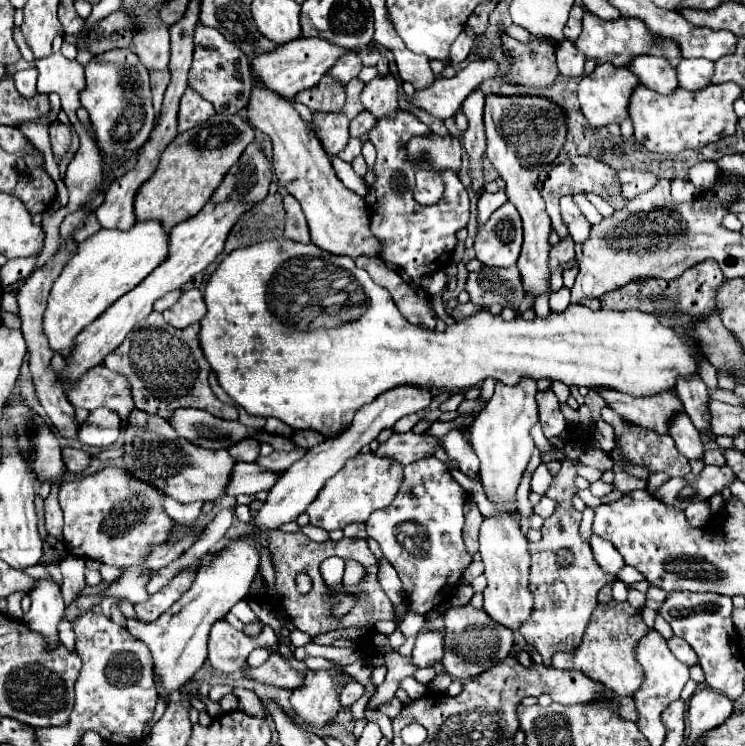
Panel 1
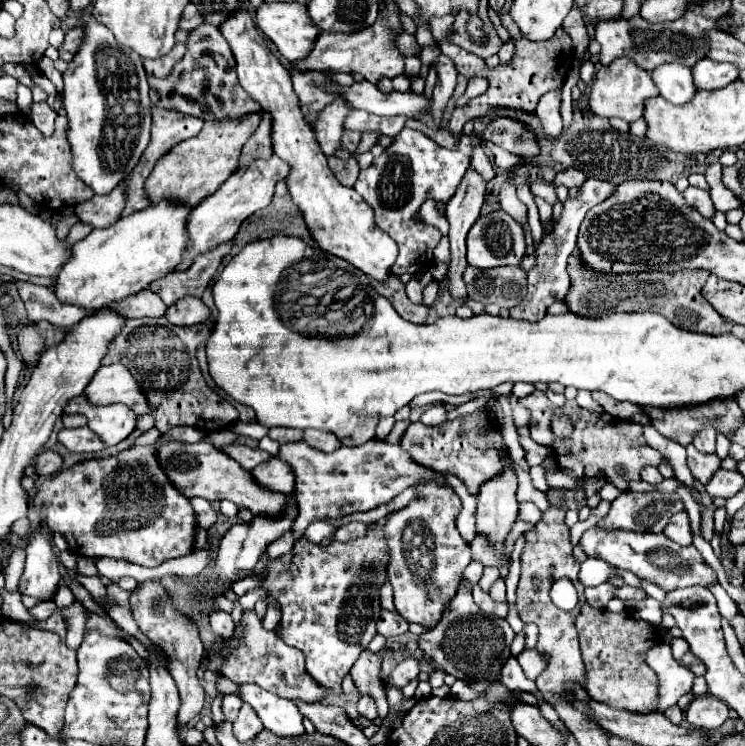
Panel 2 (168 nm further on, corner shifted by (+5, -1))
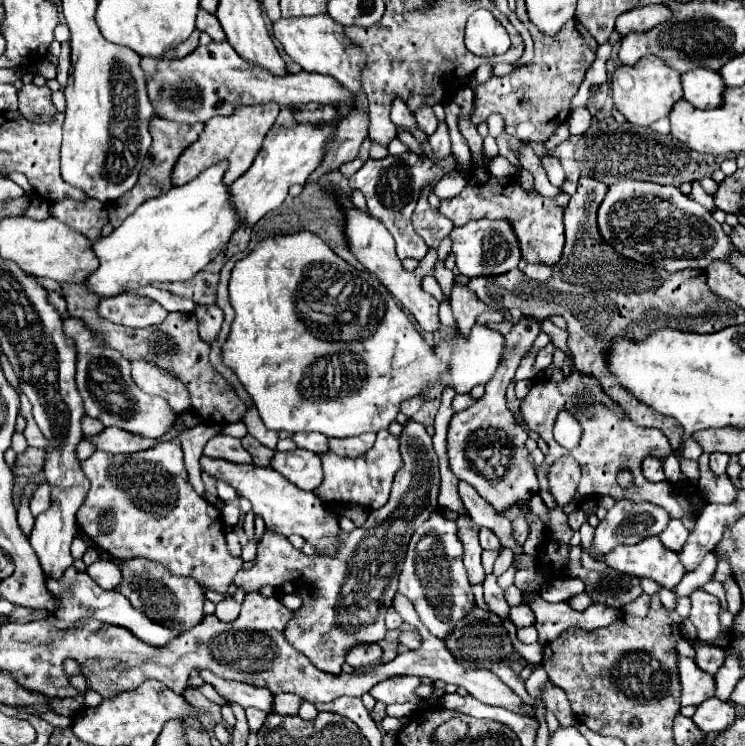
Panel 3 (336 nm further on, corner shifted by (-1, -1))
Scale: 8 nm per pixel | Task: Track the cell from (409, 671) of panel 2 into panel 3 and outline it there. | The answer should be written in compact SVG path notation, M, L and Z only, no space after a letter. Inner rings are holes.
M406 675L404 677L390 677L390 679L384 679L378 685L374 685L372 691L370 691L370 695L378 703L384 703L384 705L406 703L406 701L422 705L422 699L418 699L414 695L414 689L418 685L420 685L418 677L406 677Z

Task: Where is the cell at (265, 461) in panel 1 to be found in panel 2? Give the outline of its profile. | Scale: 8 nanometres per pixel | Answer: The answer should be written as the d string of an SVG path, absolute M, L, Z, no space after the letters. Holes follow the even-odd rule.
M228 445L222 451L226 451L232 459L236 459L244 469L254 469L256 465L260 465L262 461L268 461L272 455L260 449L250 449L244 445Z

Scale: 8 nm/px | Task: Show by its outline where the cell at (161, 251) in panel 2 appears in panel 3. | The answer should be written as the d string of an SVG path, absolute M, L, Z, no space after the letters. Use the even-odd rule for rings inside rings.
M228 163L212 165L204 173L200 173L196 179L188 181L186 185L172 187L168 193L148 199L118 229L114 229L112 235L98 239L94 243L94 253L100 259L100 267L88 277L86 287L94 291L98 297L114 297L124 291L130 293L138 287L158 283L158 281L160 283L188 281L198 271L202 271L212 259L216 259L218 253L224 251L230 237L240 225L240 217L230 201L230 191L222 181L226 169L228 169Z

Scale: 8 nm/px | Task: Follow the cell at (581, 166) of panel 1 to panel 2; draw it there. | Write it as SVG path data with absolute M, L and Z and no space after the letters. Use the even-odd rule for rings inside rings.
M564 167L560 169L554 179L552 179L552 185L558 187L558 185L566 185L566 187L582 187L582 181L586 181L586 175L574 167Z

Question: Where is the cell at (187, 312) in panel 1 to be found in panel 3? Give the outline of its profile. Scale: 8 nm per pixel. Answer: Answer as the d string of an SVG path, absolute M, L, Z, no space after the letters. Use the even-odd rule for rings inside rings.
M198 305L194 309L194 315L198 317L198 327L200 327L200 337L202 341L206 343L214 343L218 333L220 333L220 327L222 327L222 321L224 321L224 313L220 307L216 305Z

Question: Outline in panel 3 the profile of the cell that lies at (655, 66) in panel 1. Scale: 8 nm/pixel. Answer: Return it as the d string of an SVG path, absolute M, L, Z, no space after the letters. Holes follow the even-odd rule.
M692 69L692 73L682 75L684 99L698 109L716 109L724 103L726 85L718 71Z

